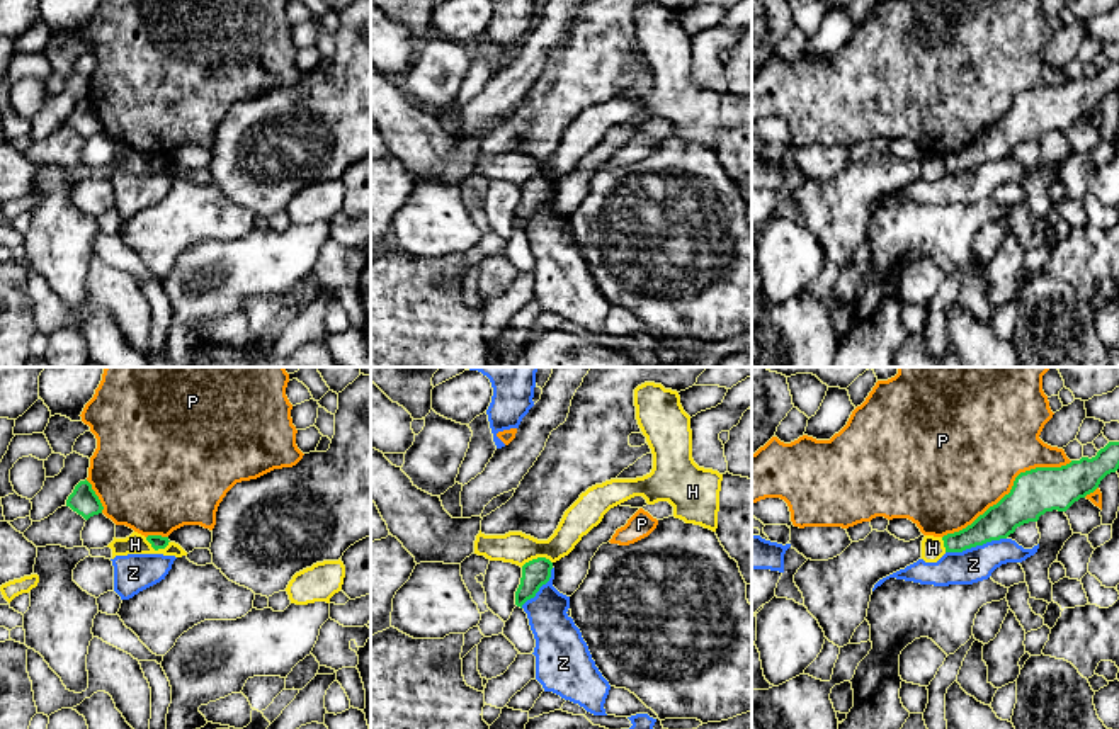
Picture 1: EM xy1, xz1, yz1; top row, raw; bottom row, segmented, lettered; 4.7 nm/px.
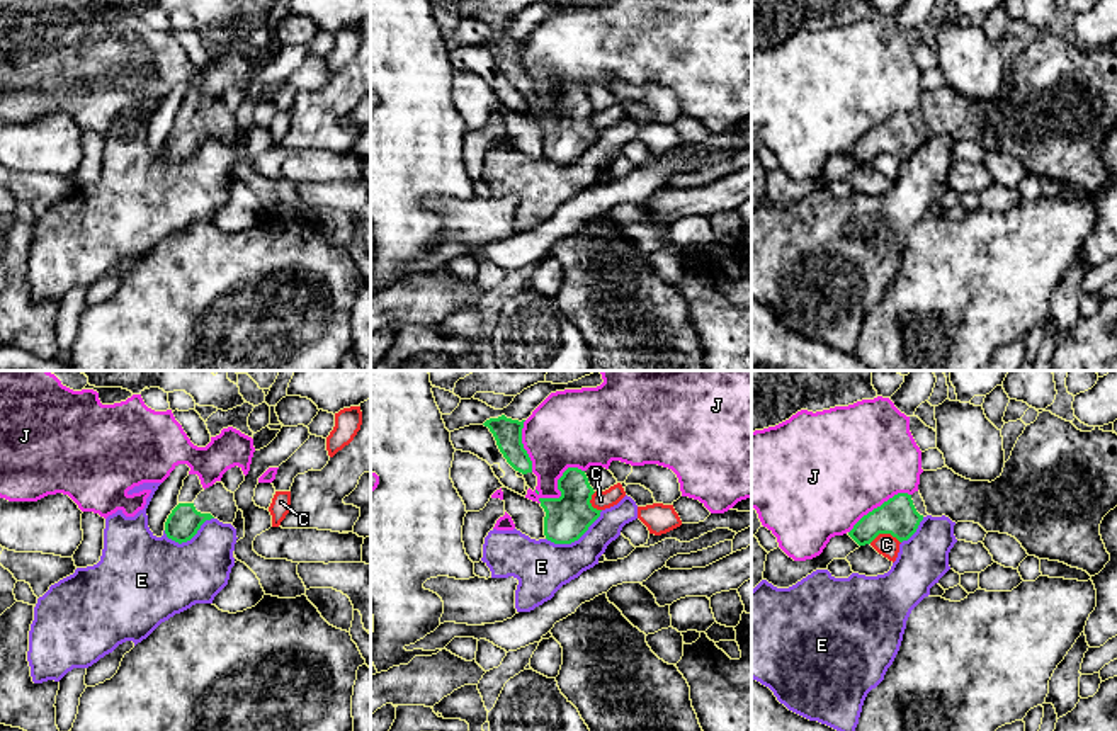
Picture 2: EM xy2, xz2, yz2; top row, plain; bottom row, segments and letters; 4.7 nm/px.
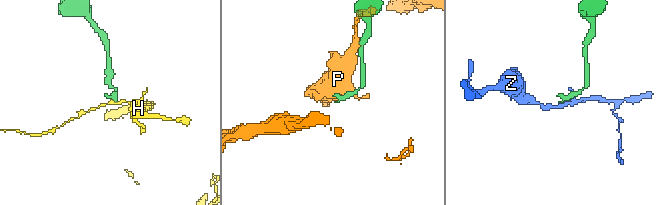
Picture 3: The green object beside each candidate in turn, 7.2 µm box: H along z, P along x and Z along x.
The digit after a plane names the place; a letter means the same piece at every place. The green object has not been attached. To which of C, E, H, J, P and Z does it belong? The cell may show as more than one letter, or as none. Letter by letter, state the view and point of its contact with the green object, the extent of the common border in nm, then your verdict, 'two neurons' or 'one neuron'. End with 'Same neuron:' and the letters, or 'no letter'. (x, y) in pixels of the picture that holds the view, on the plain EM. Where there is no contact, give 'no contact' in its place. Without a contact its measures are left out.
C: meets green in yz2 at (884, 152); contact 150 nm long; two neurons
E: meets green in xz2 at (575, 158); contact 300 nm long; two neurons
H: meets green in xz1 at (538, 177); contact 150 nm long; two neurons
J: meets green in xz2 at (558, 104); contact 260 nm long; two neurons
P: meets green in yz1 at (1011, 109); contact 700 nm long; two neurons
Z: meets green in yz1 at (975, 165); contact 300 nm long; two neurons
Same neuron: no letter

